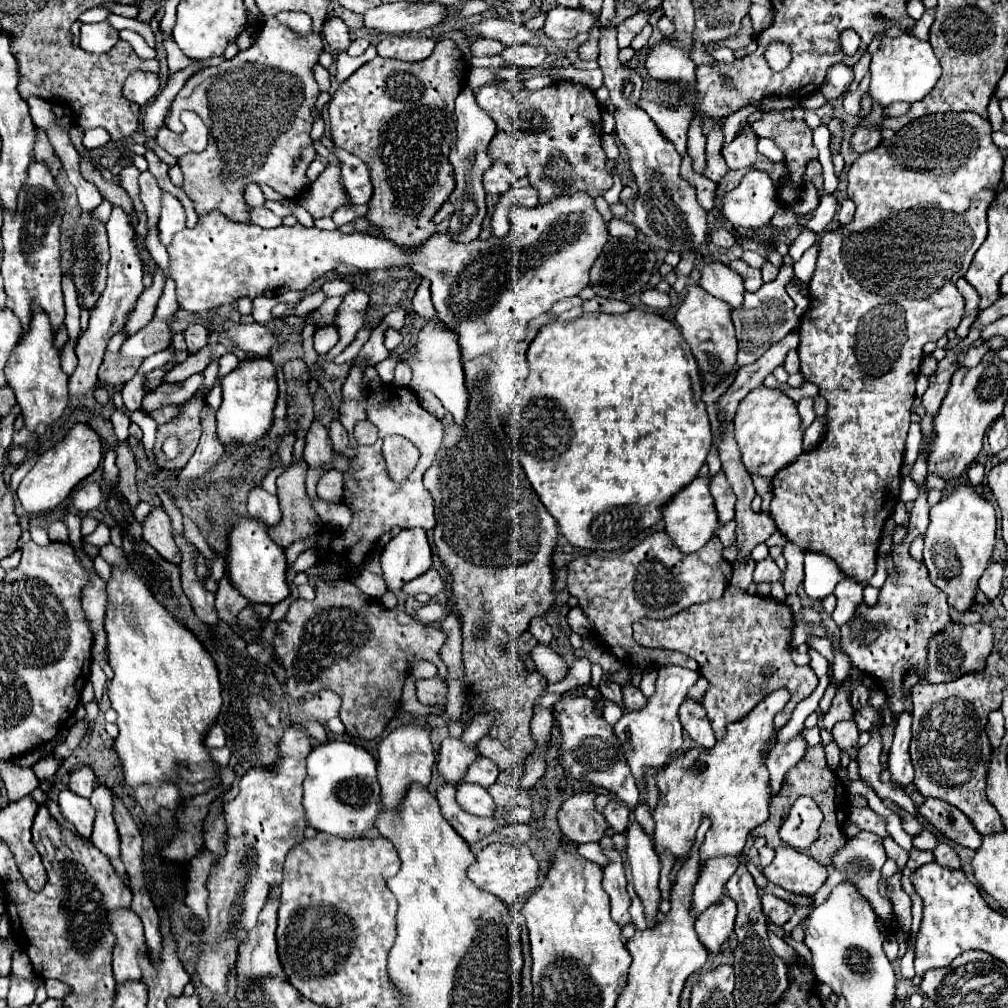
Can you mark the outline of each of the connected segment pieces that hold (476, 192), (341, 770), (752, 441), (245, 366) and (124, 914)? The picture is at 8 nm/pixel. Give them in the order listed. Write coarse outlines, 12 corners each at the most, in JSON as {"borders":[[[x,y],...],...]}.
{"borders":[[[468,85],[456,97],[450,233],[468,243],[486,217],[482,175],[496,123]],[[358,743],[308,755],[304,809],[358,837],[380,813],[377,760]],[[762,385],[734,427],[746,471],[772,479],[804,451],[796,403]],[[270,359],[222,377],[222,443],[254,443],[278,399]],[[130,907],[110,915],[118,983],[142,979],[142,921]]]}

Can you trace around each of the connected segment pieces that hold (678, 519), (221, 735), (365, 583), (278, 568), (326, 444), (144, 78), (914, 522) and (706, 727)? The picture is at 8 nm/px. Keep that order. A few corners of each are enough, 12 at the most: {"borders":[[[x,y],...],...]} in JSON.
{"borders":[[[708,477],[662,511],[666,533],[694,553],[720,527]],[[212,725],[204,735],[204,745],[224,747],[226,733],[222,727]],[[366,571],[354,577],[354,585],[376,599],[388,591],[384,579]],[[236,517],[228,577],[250,603],[290,595],[264,523]],[[322,421],[306,433],[304,461],[314,467],[334,459],[332,441]],[[132,71],[124,97],[146,105],[158,91],[158,75]],[[920,491],[910,511],[908,543],[926,533],[928,491]],[[686,699],[680,723],[692,741],[706,749],[716,743],[706,711]]]}

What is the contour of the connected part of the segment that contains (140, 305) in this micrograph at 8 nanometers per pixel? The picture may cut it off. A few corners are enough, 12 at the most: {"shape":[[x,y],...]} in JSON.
{"shape":[[156,266],[125,327],[128,337],[151,321],[165,277]]}

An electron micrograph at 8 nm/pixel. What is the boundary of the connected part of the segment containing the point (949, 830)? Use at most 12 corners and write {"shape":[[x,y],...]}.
{"shape":[[928,797],[918,813],[958,845],[980,847],[970,819],[942,799]]}

